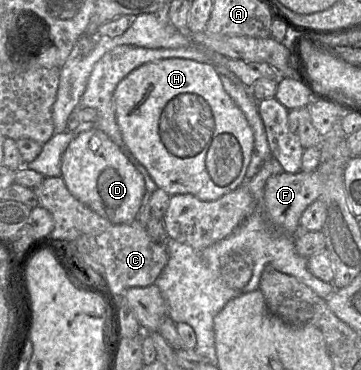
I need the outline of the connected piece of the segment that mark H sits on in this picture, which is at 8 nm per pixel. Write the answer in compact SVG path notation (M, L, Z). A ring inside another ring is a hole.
M165 58L143 64L119 82L113 94L113 104L117 123L125 144L136 159L147 169L158 188L163 189L170 196L191 194L205 202L216 201L246 182L246 171L254 148L254 134L242 110L225 91L218 69L212 63L185 58Z

